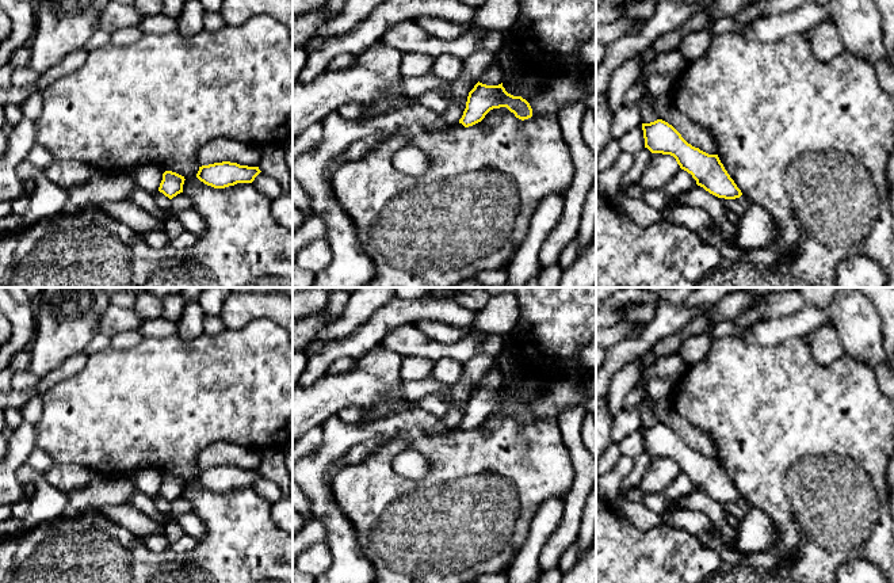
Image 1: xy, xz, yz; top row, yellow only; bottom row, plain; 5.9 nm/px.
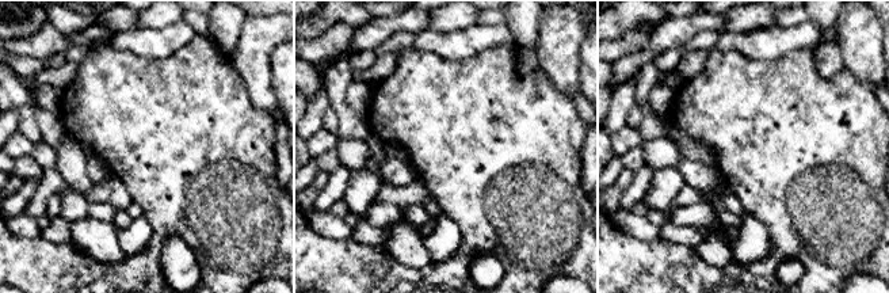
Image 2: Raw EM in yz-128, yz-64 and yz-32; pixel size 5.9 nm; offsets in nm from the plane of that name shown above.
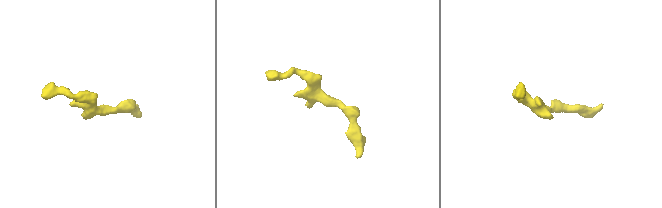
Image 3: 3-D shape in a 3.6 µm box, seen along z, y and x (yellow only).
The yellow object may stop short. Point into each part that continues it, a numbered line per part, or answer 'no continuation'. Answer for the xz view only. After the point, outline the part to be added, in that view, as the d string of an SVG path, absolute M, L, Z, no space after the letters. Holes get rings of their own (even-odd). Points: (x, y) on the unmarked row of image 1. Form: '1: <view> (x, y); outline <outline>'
1: xz (340, 433); outline M348 405L329 416L321 424L321 446L293 465L293 481L310 500L313 517L324 523L333 557L329 571L317 576L314 583L372 583L375 579L374 565L360 549L351 522L337 506L332 488L326 485L329 465L374 437L414 441L420 437L465 431L459 426L447 427L442 419L417 405L360 426L364 416L366 407L360 405Z

